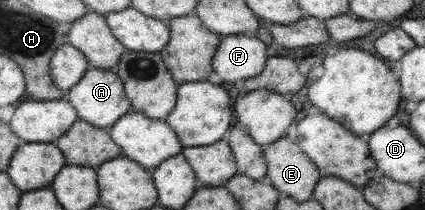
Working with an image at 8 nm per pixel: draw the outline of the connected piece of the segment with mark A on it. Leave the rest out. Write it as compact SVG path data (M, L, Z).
M90 66L80 77L80 80L76 81L76 84L73 84L72 88L65 92L64 98L76 111L78 119L105 130L112 126L120 116L124 116L124 114L131 111L122 81L113 69L101 69Z

